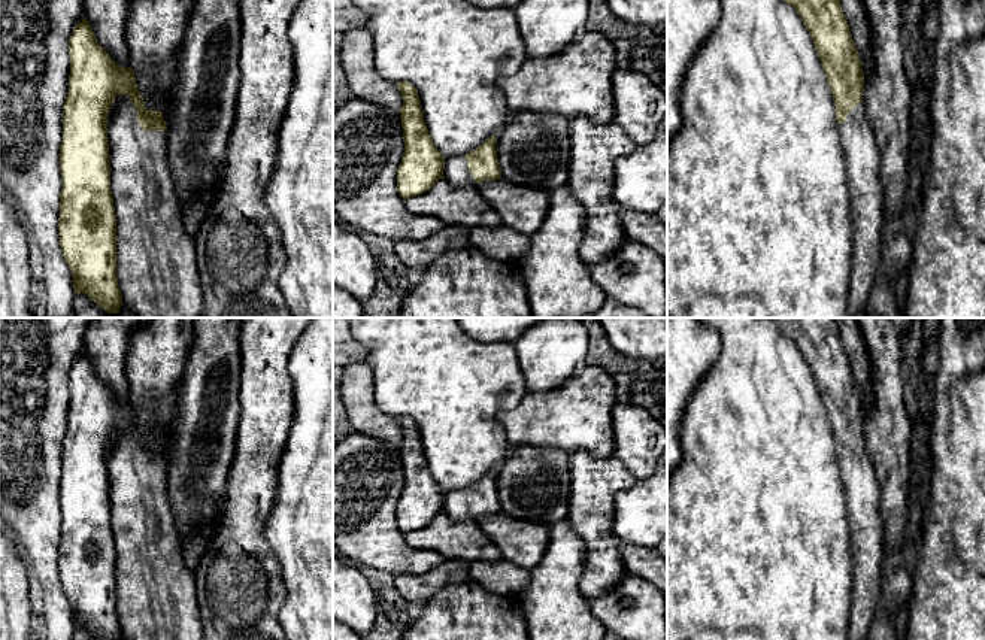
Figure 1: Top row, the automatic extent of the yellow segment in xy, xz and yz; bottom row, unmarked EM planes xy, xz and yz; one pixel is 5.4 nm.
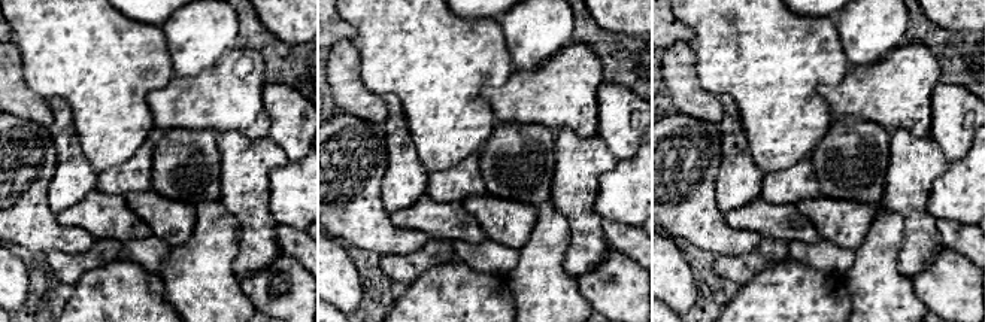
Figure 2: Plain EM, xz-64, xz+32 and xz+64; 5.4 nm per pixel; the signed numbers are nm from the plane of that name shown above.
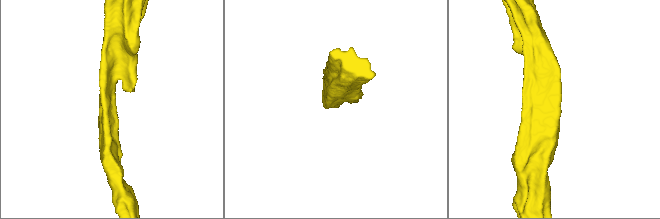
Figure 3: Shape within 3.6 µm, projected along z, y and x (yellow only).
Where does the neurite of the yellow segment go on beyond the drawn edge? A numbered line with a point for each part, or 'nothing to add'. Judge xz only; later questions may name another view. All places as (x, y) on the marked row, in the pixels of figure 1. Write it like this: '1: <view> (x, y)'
1: xz (455, 172)

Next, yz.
1: yz (863, 158)

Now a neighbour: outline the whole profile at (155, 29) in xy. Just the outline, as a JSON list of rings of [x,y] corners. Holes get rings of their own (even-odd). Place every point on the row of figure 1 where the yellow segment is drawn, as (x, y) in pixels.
[[[130,0],[125,40],[128,60],[134,72],[139,94],[148,110],[161,110],[166,124],[170,119],[172,88],[178,78],[178,51],[184,40],[194,0]]]

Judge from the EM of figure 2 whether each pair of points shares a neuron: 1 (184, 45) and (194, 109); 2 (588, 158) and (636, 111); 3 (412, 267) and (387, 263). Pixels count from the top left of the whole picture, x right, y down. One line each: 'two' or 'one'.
1: two
2: two
3: one

